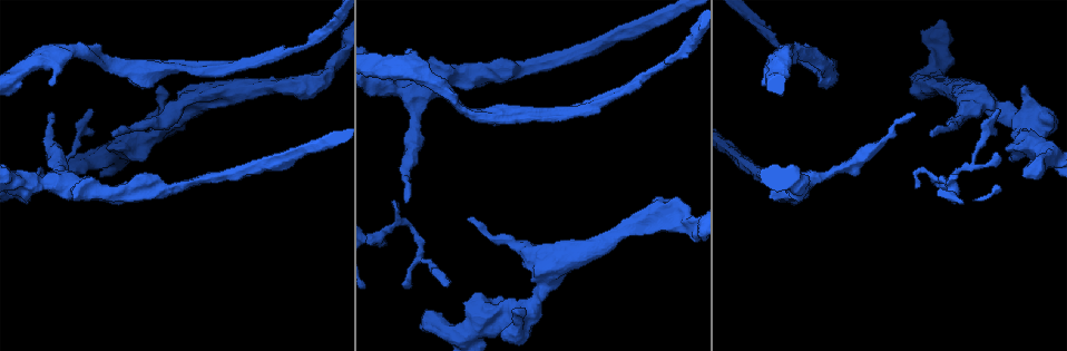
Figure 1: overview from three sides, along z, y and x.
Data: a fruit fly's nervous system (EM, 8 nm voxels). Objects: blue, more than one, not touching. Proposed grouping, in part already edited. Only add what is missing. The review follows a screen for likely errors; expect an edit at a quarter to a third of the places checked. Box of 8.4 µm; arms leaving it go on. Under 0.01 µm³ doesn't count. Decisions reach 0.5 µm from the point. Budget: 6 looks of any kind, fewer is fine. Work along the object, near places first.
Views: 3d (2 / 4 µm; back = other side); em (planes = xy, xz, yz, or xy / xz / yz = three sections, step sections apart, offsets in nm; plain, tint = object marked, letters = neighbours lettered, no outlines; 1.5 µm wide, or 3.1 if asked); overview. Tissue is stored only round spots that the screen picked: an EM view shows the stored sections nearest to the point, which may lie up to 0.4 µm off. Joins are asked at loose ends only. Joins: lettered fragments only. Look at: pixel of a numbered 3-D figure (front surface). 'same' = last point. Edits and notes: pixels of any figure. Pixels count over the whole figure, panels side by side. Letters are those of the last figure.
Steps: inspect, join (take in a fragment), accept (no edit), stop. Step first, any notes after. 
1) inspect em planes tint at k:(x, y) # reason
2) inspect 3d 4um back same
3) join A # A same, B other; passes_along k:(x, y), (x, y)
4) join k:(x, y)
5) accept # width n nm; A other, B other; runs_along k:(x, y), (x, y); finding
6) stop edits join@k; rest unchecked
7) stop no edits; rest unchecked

inspect em planes letters at 1:(513, 311) # an open end

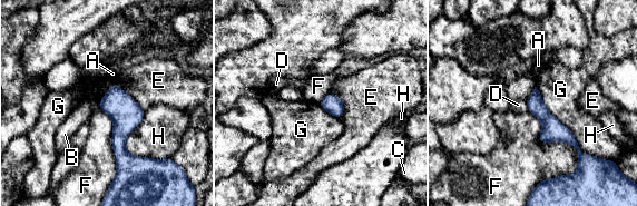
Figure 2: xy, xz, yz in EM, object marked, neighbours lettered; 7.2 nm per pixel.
accept # A other, B other, C other, D other, E other, F other, G other, H other; runs_along 2:(114, 87), (119, 106), (123, 167); none of them fits

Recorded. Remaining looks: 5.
inspect 3d 2um back at 1:(89, 109)

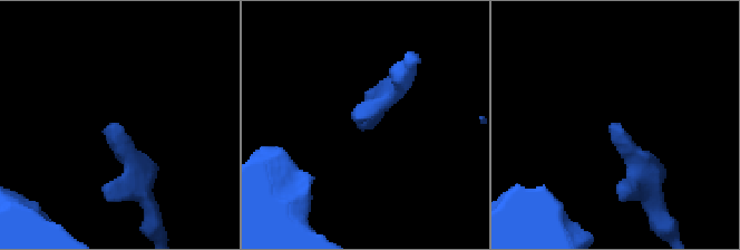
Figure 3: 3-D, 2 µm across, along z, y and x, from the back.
inspect em planes letters at 3:(114, 123)

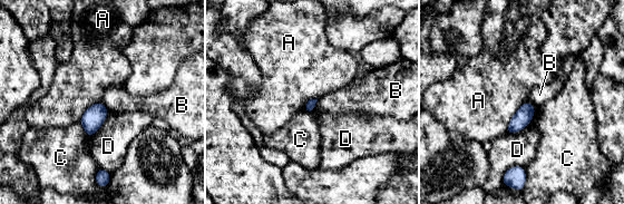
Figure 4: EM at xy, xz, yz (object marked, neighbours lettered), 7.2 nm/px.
accept # A other, B other, C other, D other; border 4:(526, 100), (513, 116), (505, 133); no lettered fragment goes on from it

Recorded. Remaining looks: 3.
inspect em xy step 4 letters at 1:(48, 114) # branch stops here

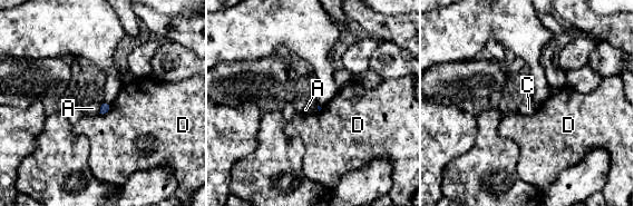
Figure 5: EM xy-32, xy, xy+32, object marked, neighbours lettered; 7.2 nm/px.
inspect em planes letters same # another direction

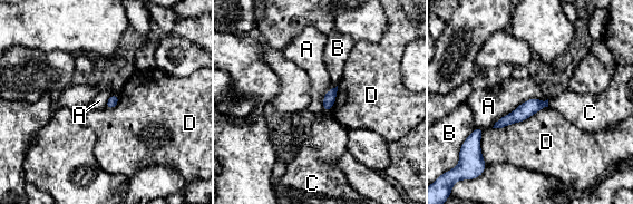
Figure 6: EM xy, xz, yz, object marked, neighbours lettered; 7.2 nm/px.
accept # longest_contact A 460 nm; A other, B other, C other, D other; none of them fits

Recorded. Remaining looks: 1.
stop no edits; rest unchecked

